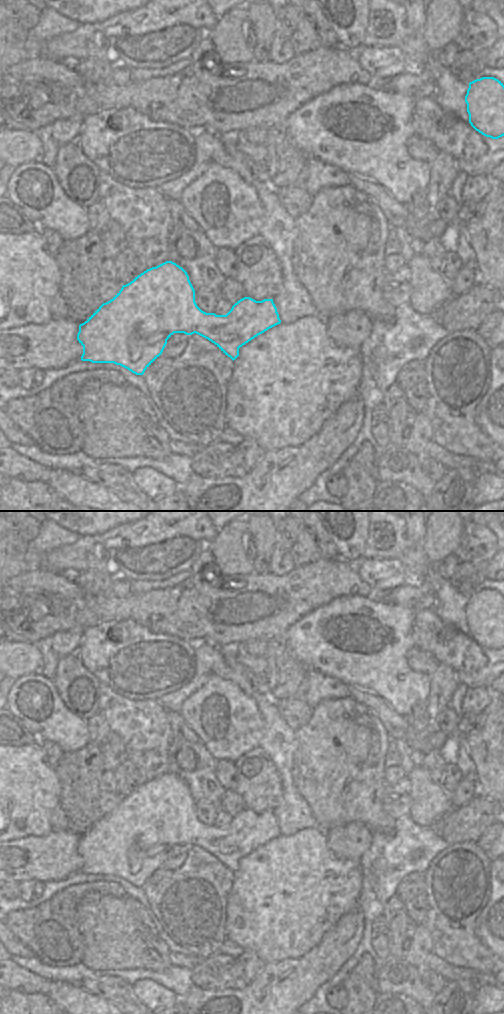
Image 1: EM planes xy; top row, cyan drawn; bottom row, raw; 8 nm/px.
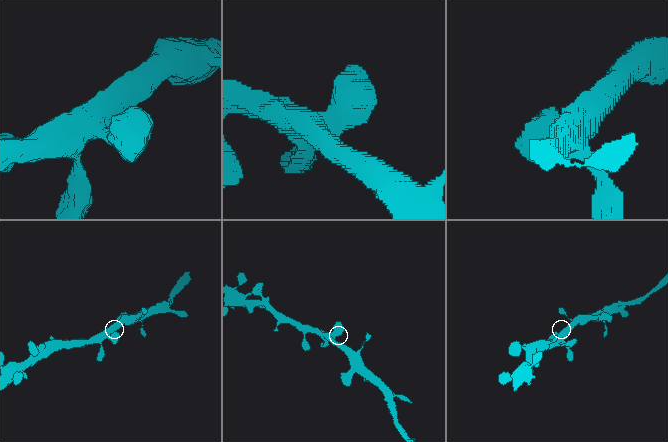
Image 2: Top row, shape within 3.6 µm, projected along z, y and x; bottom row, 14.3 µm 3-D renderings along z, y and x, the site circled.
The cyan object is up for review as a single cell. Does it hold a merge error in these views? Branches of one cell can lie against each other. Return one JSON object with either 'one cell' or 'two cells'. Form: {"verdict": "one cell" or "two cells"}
{"verdict": "one cell"}

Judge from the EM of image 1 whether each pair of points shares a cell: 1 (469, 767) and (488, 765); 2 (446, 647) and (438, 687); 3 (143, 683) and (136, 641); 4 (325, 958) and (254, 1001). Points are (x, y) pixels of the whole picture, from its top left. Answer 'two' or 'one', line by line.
1: two
2: two
3: one
4: one

